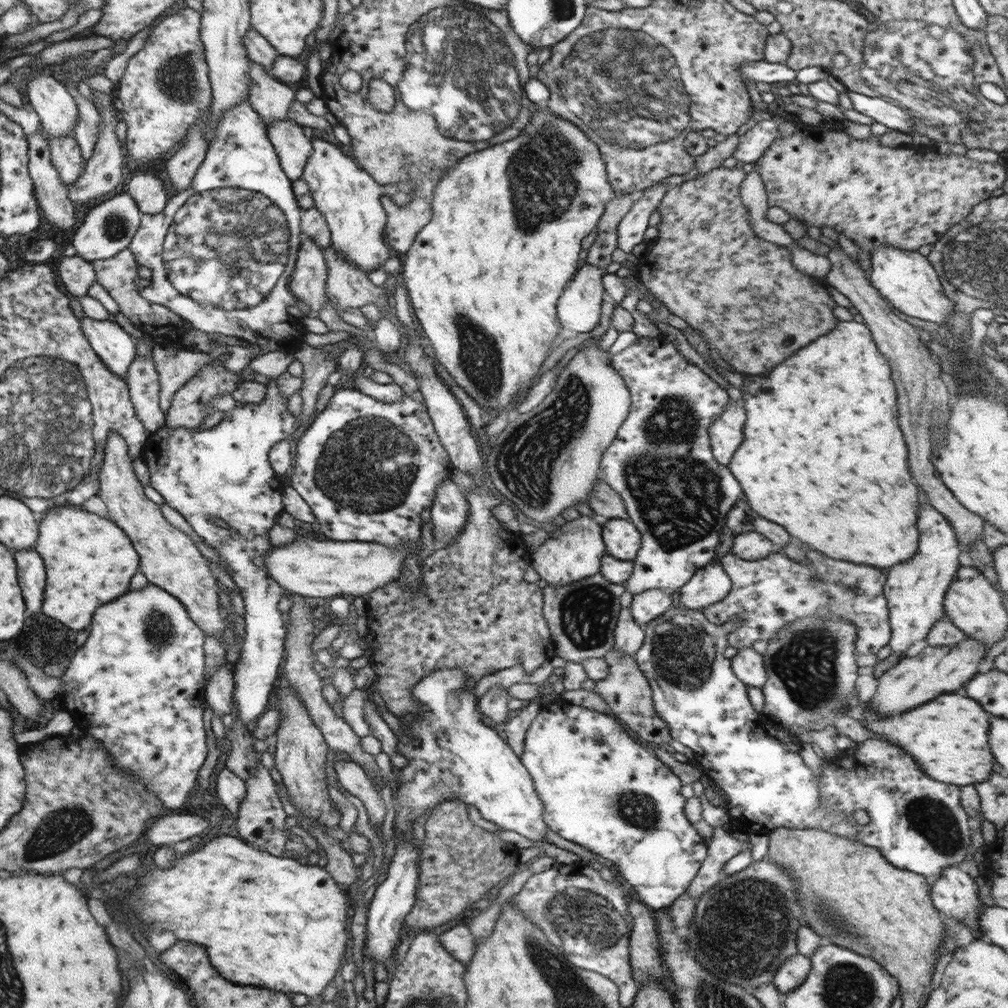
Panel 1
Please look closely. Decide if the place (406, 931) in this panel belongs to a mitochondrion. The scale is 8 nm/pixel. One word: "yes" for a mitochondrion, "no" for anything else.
no

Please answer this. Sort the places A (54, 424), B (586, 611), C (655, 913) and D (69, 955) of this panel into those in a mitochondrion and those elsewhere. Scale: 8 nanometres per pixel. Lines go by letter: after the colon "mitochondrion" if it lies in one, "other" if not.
A: mitochondrion
B: mitochondrion
C: other
D: other

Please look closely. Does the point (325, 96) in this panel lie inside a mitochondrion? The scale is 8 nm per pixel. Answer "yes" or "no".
no

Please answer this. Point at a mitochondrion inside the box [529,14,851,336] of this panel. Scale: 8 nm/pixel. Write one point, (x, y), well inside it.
(628, 85)

